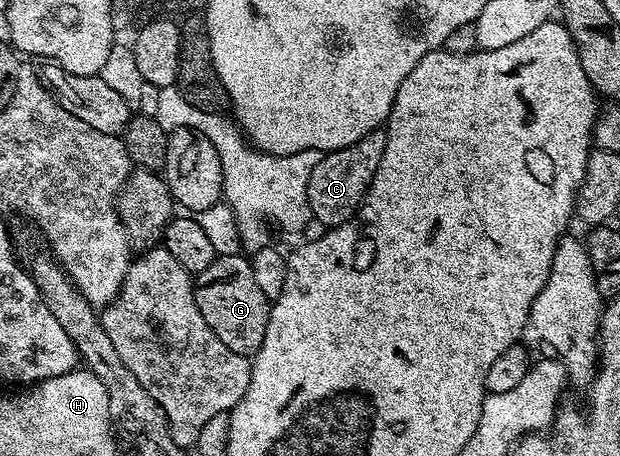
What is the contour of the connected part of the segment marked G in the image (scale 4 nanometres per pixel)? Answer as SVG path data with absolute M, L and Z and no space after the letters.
M241 253L217 256L217 260L196 275L193 296L195 305L199 305L199 313L203 313L203 321L211 325L211 333L215 333L231 353L252 357L263 345L271 301L263 289L259 289L249 259L243 256Z

